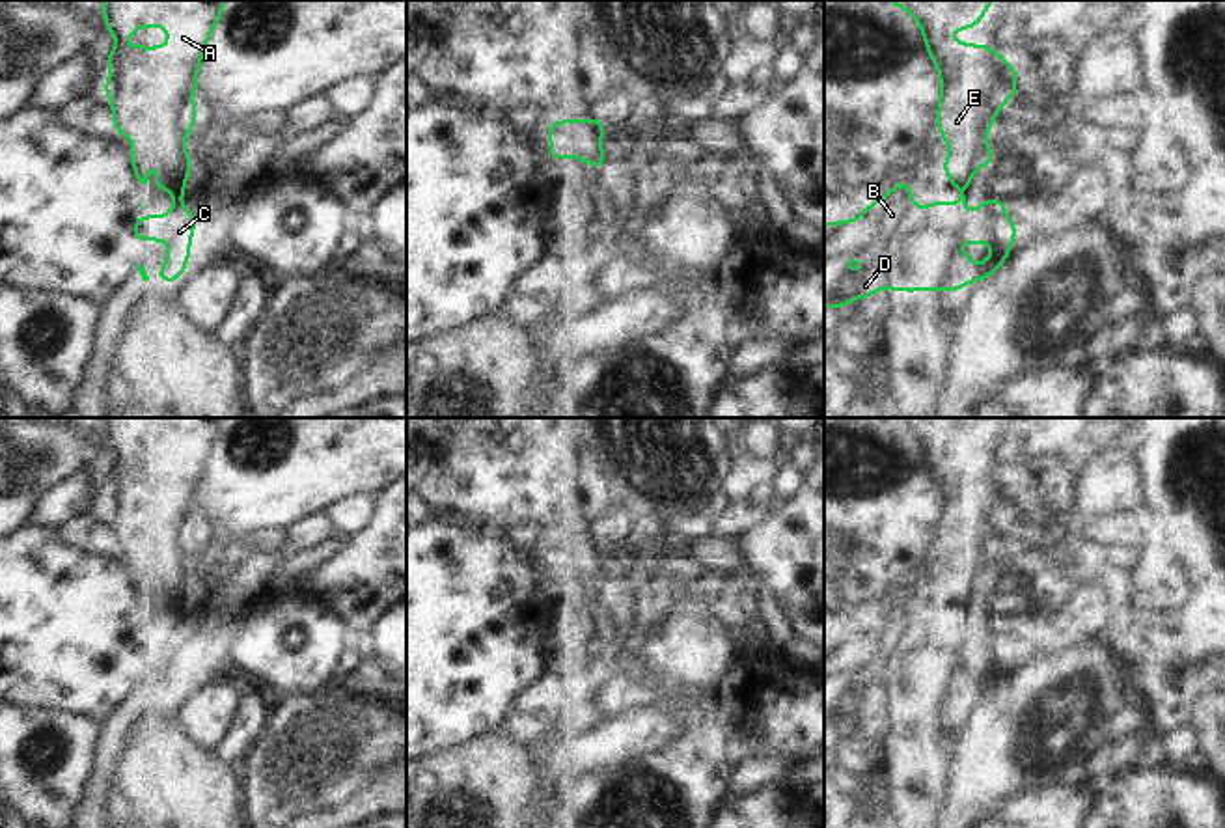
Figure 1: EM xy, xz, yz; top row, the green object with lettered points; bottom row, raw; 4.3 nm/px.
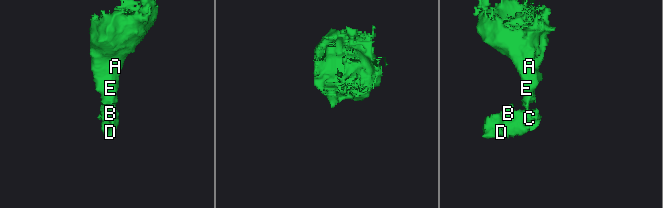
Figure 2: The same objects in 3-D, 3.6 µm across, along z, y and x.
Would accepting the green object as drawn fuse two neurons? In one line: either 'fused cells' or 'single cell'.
single cell

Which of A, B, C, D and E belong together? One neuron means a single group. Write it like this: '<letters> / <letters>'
A B C D E

